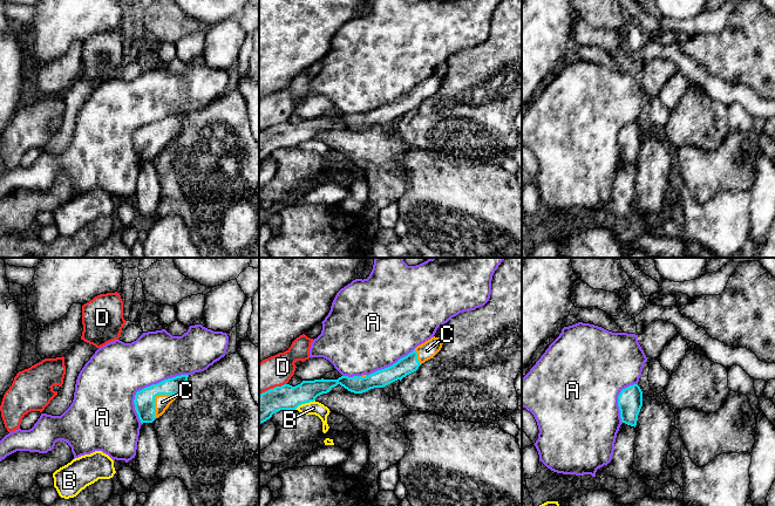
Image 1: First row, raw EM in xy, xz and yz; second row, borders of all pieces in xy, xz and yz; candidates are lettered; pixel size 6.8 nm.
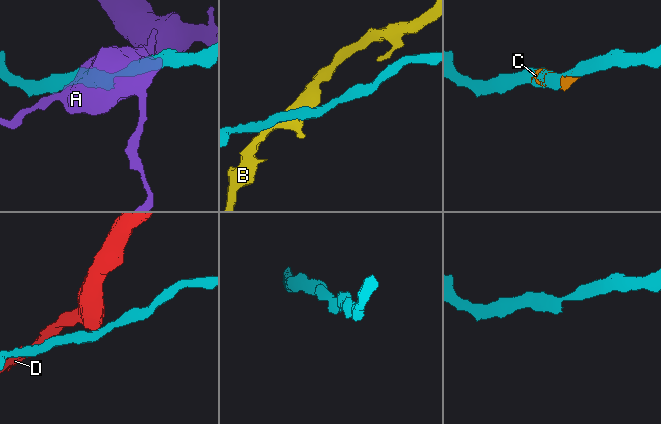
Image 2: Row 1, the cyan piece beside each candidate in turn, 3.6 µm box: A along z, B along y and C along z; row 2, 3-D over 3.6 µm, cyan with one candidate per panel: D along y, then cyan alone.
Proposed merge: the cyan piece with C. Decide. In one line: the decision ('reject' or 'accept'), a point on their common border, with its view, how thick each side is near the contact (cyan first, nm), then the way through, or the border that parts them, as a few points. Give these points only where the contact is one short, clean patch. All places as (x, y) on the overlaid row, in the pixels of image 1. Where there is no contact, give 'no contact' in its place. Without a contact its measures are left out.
accept; contact xy (155, 396); calibres 140 and 110 nm

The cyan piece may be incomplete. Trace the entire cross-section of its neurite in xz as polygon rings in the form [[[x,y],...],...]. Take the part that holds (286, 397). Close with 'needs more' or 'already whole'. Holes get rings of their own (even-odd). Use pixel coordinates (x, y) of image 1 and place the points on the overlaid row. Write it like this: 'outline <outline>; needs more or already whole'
outline [[[434,336],[417,346],[393,365],[368,376],[341,376],[338,380],[302,381],[295,387],[284,384],[270,389],[259,395],[259,425],[280,410],[295,410],[301,404],[314,402],[318,396],[329,392],[338,384],[351,392],[362,394],[374,388],[383,388],[397,380],[401,381],[407,375],[416,371],[422,363],[433,358],[441,350],[443,340]]]; needs more

